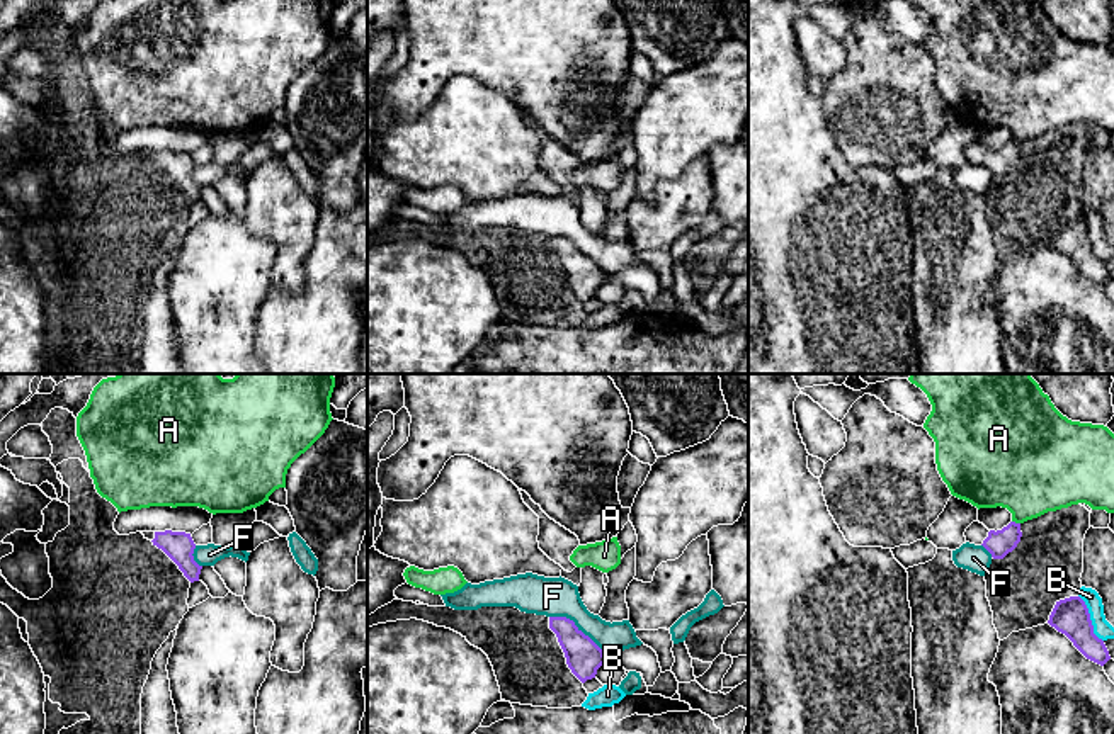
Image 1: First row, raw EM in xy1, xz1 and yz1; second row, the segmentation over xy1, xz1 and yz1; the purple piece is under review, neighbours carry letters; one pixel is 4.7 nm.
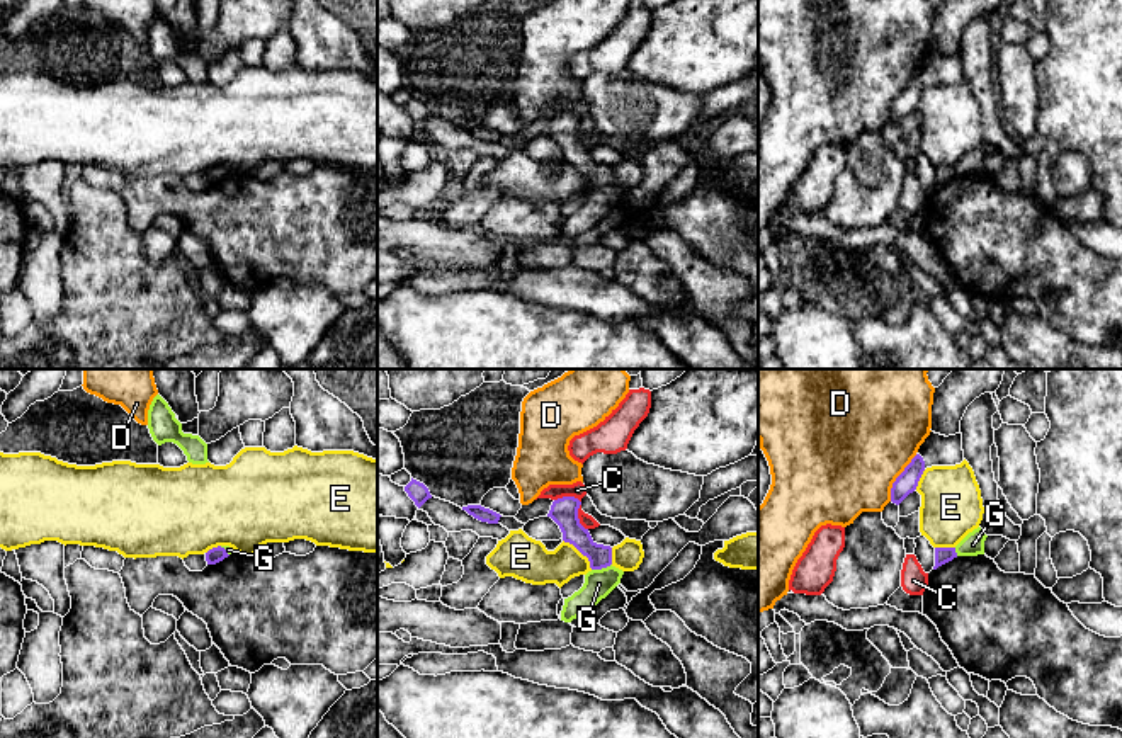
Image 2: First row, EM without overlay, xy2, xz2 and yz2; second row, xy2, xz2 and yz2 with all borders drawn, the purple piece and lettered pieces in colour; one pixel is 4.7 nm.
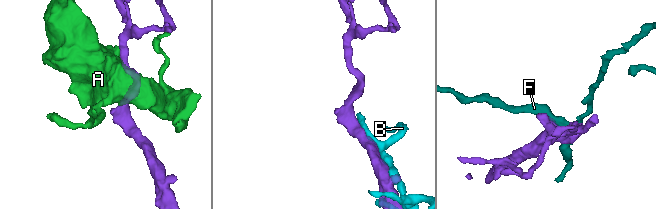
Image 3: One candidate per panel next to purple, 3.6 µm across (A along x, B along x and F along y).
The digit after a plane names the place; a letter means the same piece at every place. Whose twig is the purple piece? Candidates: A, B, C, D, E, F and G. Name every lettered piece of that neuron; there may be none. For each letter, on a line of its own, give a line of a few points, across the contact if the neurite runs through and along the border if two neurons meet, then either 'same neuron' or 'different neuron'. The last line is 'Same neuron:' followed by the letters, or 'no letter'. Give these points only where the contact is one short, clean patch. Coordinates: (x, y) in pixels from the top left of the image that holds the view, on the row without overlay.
A: different neuron
B: different neuron
C: different neuron
D: different neuron
E: different neuron
F: line xz1 (550, 235), (568, 237), (602, 271); different neuron
G: line xz2 (611, 182), (592, 189); different neuron
Same neuron: no letter

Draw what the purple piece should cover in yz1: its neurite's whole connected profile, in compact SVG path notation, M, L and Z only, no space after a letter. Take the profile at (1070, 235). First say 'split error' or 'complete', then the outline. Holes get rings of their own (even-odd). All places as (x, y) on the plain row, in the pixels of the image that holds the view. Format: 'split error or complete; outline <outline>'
complete; outline M1080 216L1056 221L1048 243L1065 253L1087 279L1100 285L1111 279L1104 260L1094 253L1088 228Z

